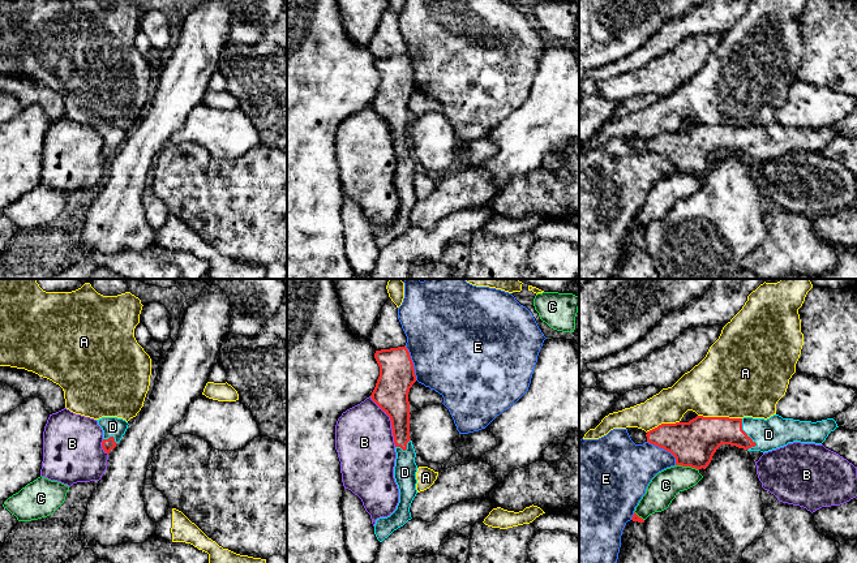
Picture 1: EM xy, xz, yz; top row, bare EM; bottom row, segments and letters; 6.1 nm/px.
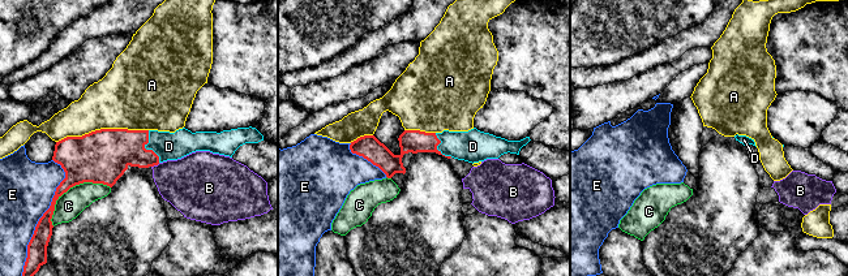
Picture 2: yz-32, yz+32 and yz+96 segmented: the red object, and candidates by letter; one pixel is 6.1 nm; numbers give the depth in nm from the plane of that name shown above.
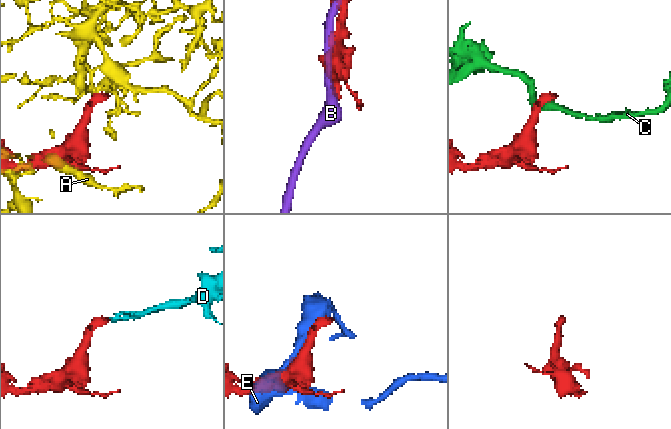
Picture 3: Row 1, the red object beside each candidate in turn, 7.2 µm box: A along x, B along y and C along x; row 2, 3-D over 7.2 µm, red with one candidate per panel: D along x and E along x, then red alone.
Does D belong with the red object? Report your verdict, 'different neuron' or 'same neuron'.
same neuron

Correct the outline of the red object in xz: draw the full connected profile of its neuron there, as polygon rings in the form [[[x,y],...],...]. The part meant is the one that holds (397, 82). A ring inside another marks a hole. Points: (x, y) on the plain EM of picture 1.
[[[404,55],[376,59],[380,85],[370,103],[372,108],[390,125],[395,151],[394,186],[399,197],[397,218],[374,232],[374,242],[380,250],[411,228],[410,215],[417,202],[415,171],[416,160],[410,146],[408,100],[416,90],[413,70]]]

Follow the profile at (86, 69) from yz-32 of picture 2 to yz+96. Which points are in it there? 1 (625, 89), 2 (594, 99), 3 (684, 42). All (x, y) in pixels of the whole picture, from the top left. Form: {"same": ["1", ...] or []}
{"same": ["1", "2"]}

